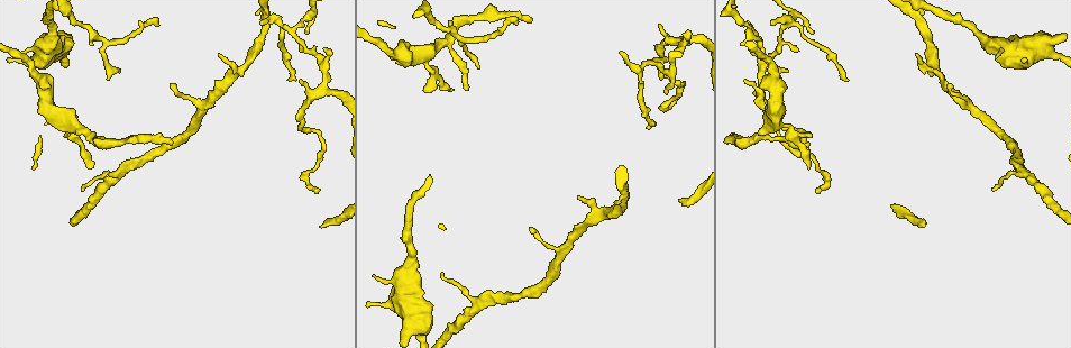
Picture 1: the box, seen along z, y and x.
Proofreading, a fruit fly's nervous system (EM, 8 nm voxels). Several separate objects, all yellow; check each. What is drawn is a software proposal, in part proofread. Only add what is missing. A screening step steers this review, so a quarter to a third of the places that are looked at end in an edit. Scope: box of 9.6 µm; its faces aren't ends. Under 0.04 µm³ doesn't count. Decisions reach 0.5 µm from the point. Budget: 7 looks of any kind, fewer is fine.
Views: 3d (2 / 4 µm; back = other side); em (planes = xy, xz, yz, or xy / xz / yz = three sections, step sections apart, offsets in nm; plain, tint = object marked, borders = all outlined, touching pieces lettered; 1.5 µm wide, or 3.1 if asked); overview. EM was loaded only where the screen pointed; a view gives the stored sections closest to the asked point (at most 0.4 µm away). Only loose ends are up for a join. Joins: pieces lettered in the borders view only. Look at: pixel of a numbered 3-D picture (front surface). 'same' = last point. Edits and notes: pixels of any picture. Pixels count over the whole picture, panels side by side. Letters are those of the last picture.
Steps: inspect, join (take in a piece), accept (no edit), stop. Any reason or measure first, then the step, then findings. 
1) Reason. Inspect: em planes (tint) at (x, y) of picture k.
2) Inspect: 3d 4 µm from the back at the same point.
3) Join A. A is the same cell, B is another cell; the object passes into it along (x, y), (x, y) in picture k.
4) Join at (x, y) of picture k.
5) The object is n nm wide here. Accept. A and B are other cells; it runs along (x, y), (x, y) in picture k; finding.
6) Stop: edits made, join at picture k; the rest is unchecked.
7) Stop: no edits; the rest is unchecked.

End of a long branch. Inspect: 3d 4 µm at (170, 144) of picture 1.

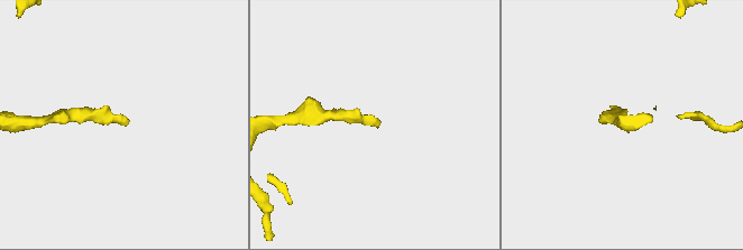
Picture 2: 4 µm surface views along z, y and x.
Need the tissue. Inspect: em planes (tint) at (126, 123) of picture 2.

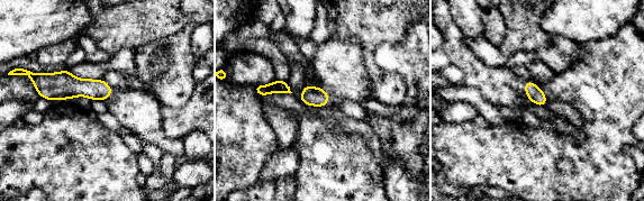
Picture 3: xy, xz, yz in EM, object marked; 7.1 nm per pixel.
What lies round it. Inspect: em planes (borders) at the same point.

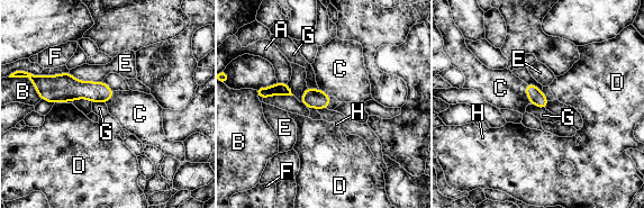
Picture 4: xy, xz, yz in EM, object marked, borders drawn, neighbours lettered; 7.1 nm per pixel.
The longest contact is with E, 260 nm. Join at (500, 88) of picture 4. C is the same cell, A, B, D, E, F, G and H are other cells; it goes on there.

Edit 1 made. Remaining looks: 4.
Inspect: overview.

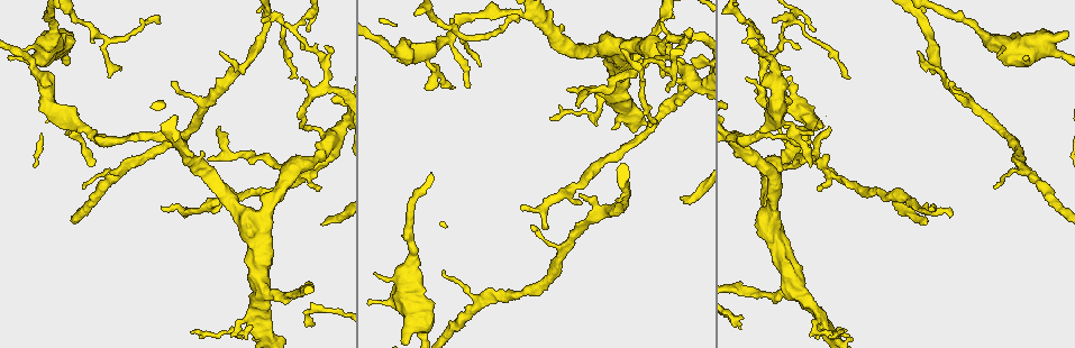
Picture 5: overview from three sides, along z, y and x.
Tapers out. Inspect: 3d 2 µm at (995, 187) of picture 5.

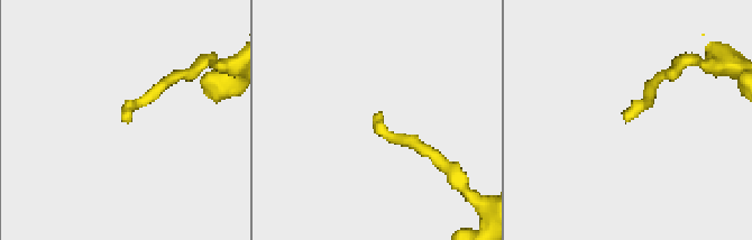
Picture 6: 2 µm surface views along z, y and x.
Now the EM. Inspect: em xz step 4 (borders) at (376, 113) of picture 6.

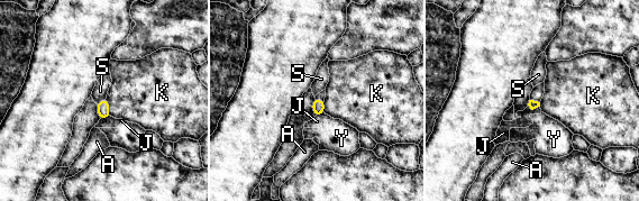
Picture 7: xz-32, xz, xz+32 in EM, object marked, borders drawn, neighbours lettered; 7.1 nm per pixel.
The longest contact is with K, 140 nm. Accept. A, J, K, S and Y are other cells; no lettered piece goes on from it.

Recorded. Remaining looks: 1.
Tapers out. Inspect: em planes (borders) at (796, 45) of picture 5.

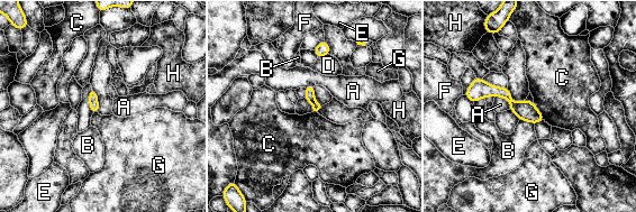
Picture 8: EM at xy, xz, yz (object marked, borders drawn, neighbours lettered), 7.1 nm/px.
Accept. A, B, C, D, E, F, G and H are other cells; a border runs along (533, 102), (545, 120) in picture 8; no lettered piece goes on from it.

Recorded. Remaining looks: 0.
Stop: edits made, join at picture 4; the rest is unchecked.

